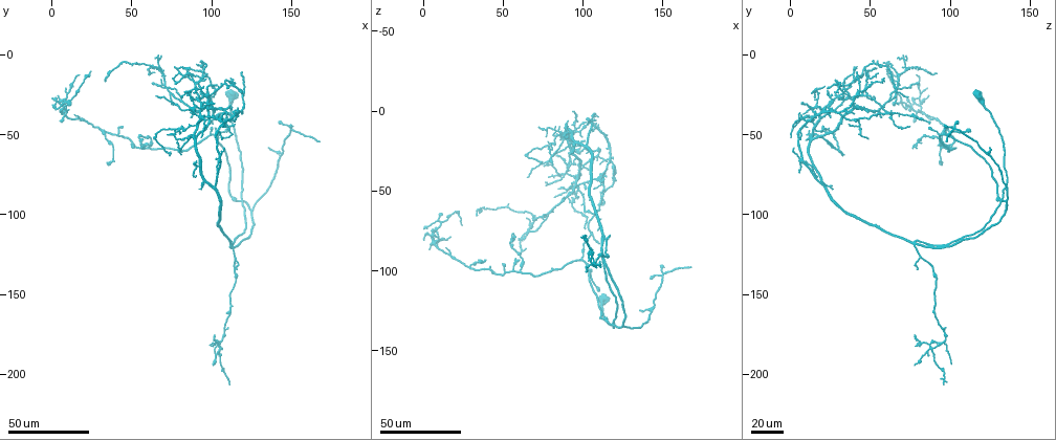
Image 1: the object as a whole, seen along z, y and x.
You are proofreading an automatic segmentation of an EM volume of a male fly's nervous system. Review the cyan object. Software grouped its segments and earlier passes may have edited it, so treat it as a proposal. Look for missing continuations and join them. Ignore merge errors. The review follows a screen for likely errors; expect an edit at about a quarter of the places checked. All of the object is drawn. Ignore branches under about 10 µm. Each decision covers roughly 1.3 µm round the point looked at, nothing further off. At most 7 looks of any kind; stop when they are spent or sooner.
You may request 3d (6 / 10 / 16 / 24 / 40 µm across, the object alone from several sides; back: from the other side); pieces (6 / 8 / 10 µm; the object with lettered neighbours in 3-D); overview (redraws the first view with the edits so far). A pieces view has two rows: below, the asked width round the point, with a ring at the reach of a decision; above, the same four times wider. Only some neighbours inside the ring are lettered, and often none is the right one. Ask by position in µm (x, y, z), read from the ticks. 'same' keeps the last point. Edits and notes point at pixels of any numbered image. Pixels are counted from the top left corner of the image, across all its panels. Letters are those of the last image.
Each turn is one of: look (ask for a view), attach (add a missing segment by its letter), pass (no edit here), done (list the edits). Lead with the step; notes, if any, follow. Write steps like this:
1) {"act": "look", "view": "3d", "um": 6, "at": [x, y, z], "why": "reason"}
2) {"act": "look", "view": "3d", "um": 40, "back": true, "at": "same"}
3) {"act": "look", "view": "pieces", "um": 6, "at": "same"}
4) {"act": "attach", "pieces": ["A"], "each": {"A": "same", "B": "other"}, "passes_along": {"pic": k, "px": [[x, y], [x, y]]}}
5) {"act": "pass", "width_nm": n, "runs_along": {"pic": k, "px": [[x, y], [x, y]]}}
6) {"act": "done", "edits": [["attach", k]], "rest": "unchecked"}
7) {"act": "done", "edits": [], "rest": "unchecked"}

{"act": "look", "view": "3d", "um": 24, "at": [110, 39, 84], "why": "tapers out"}

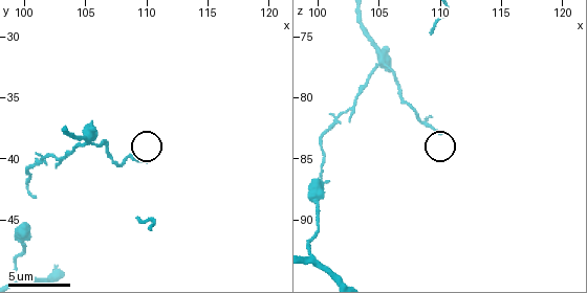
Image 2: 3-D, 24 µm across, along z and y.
{"act": "look", "view": "3d", "um": 10, "at": [110.0, 40.0, 83.0]}

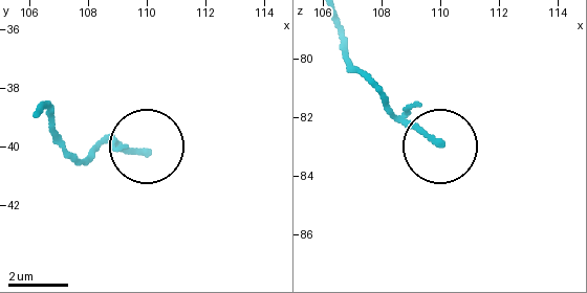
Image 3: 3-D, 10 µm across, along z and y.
{"act": "look", "view": "pieces", "um": 6, "at": [109.9, 40.3, 82.8], "why": "see the neighbours"}

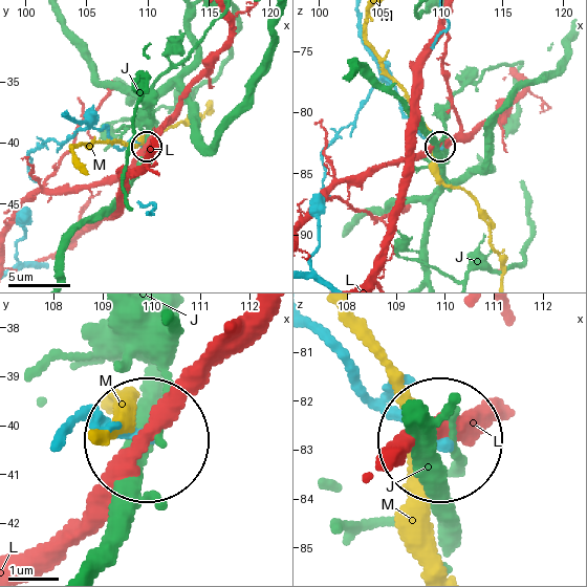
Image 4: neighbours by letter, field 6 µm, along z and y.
{"act": "pass", "width_nm": 180, "each": {"J": "other", "L": "other", "M": "other"}, "runs_along": {"pic": 4, "px": [[59, 436], [92, 416], [138, 436]]}, "found": "no lettered segment goes on from it"}

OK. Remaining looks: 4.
{"act": "look", "view": "3d", "um": 24, "at": [167, 54, 97], "why": "end of a long branch"}

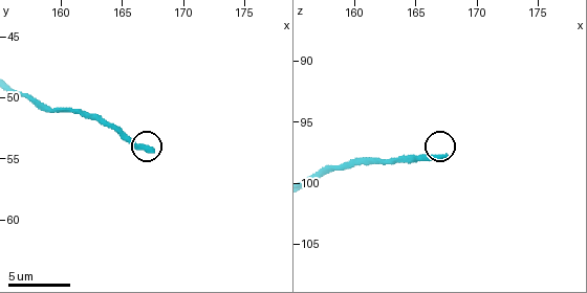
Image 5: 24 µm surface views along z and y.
{"act": "look", "view": "pieces", "um": 10, "at": [167.4, 54.4, 98.0]}

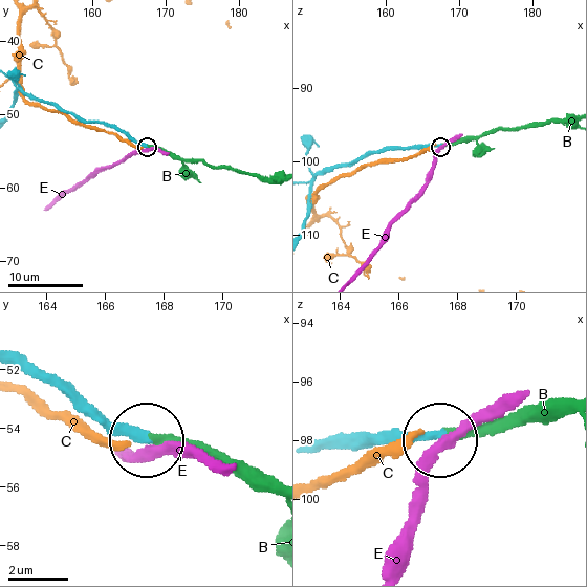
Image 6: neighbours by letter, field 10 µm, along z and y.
{"act": "attach", "pieces": ["B"], "each": {"B": "same", "C": "other", "E": "other"}, "passes_along": {"pic": 6, "px": [[74, 390], [109, 419], [157, 440], [222, 452], [275, 480]]}, "found": "it goes on there"}

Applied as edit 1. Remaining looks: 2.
{"act": "done", "edits": [["attach", 6]], "rest": "unchecked"}

